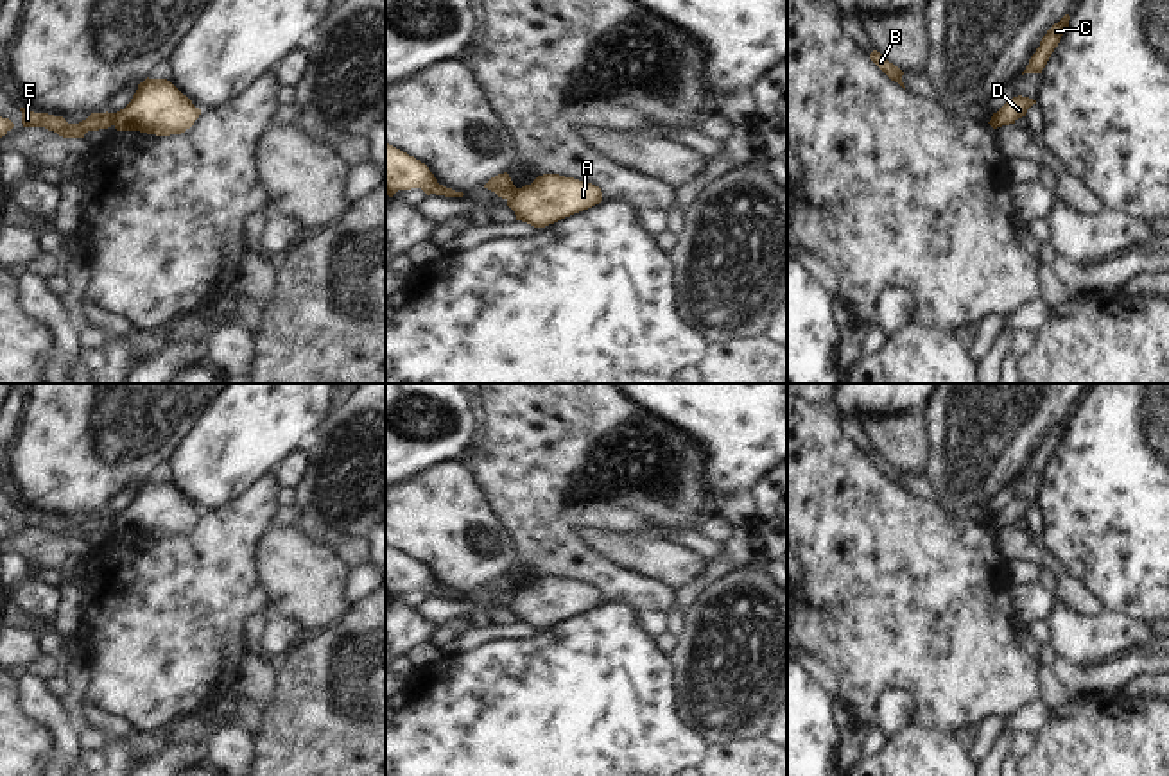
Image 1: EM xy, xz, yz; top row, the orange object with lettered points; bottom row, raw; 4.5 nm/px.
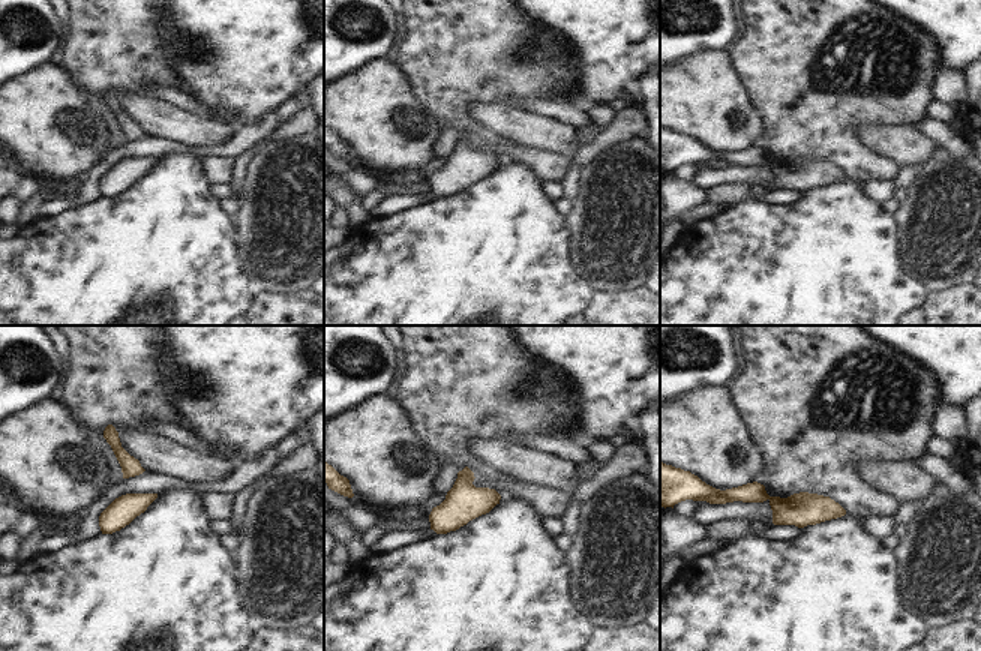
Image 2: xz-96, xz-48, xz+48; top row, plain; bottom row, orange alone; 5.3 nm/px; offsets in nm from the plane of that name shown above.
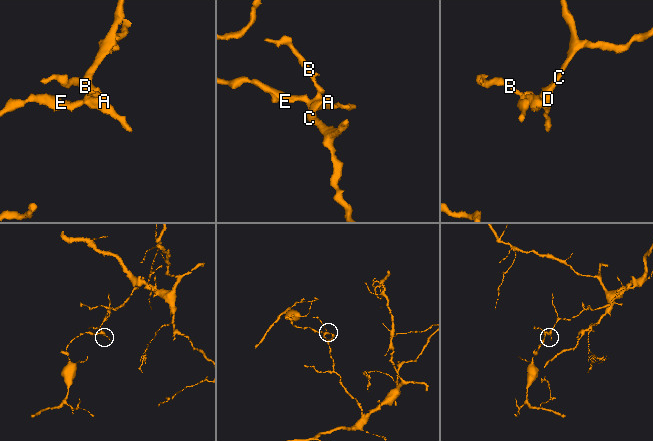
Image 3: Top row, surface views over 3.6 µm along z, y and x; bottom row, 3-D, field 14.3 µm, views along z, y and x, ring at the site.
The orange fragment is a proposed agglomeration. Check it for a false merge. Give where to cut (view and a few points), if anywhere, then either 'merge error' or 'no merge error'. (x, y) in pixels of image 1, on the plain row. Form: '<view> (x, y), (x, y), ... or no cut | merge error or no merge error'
xy (112, 515), (115, 525) | merge error

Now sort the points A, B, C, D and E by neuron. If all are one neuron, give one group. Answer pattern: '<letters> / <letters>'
A B C D / E

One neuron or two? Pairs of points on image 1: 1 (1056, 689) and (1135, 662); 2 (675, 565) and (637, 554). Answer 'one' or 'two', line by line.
1: two
2: one

